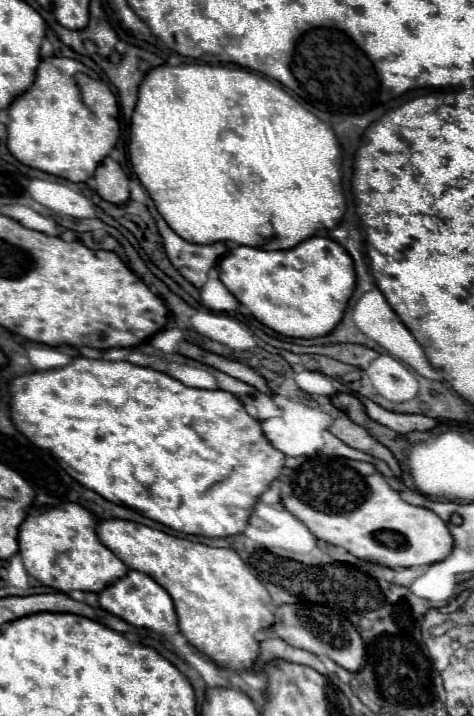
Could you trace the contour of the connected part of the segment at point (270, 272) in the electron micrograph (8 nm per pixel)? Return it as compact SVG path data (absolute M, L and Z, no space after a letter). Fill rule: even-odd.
M315 236L291 250L277 252L237 246L221 258L219 280L267 328L289 338L317 338L341 322L355 288L355 268L343 246Z

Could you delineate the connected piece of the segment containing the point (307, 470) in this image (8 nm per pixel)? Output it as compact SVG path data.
M289 458L287 470L283 472L283 490L281 490L281 502L285 510L289 510L297 520L301 520L309 532L331 546L341 546L349 554L377 562L389 568L409 568L409 566L421 566L421 564L435 564L445 560L453 550L453 536L449 534L447 524L431 510L419 508L413 504L407 504L401 500L401 496L389 488L389 484L383 480L383 476L375 470L375 466L367 462L347 460L347 458Z

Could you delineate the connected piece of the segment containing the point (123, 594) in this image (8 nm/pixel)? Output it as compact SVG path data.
M131 570L127 576L119 578L115 584L111 584L103 592L99 592L99 606L103 610L111 612L113 616L119 616L121 620L129 622L135 628L147 628L147 630L153 630L163 636L173 636L179 632L175 606L173 606L171 596L167 594L167 590L163 586L159 586L151 576L135 572L135 570Z

